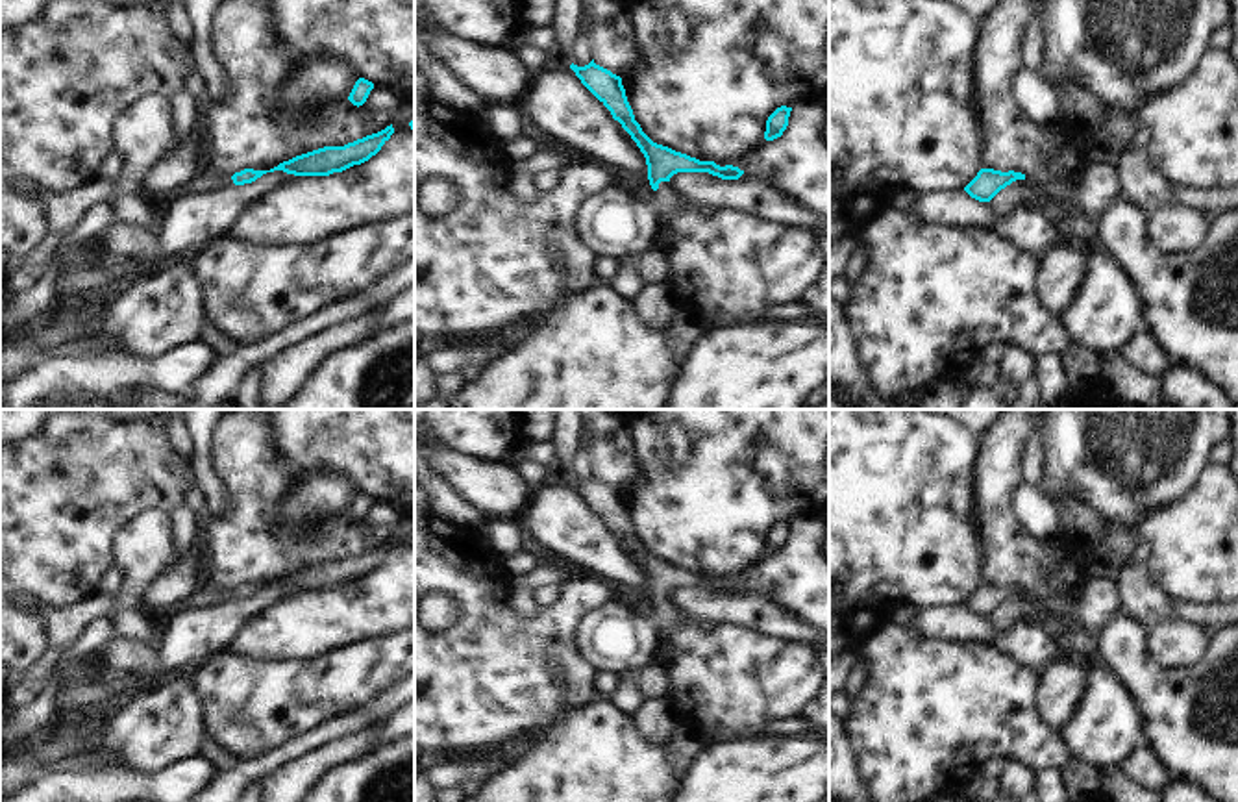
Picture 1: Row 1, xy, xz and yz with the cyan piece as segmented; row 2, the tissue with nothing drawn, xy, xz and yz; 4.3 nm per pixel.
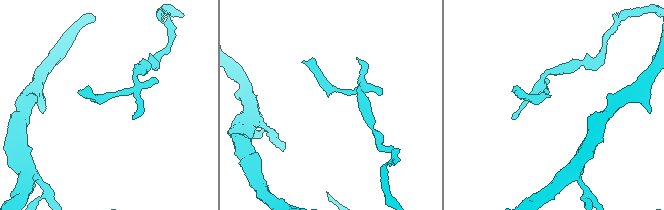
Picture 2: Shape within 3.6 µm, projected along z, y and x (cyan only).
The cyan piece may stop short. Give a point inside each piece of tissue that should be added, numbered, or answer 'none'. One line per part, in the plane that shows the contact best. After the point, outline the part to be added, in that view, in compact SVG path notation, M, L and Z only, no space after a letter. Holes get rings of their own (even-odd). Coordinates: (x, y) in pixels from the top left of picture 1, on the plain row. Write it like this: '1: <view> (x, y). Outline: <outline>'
1: xz (667, 614). Outline: M661 596L655 606L653 622L655 626L675 626L683 619L681 609L670 600L670 596Z

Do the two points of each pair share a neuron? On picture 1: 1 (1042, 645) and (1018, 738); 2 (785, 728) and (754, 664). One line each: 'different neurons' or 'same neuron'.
1: different neurons
2: different neurons

